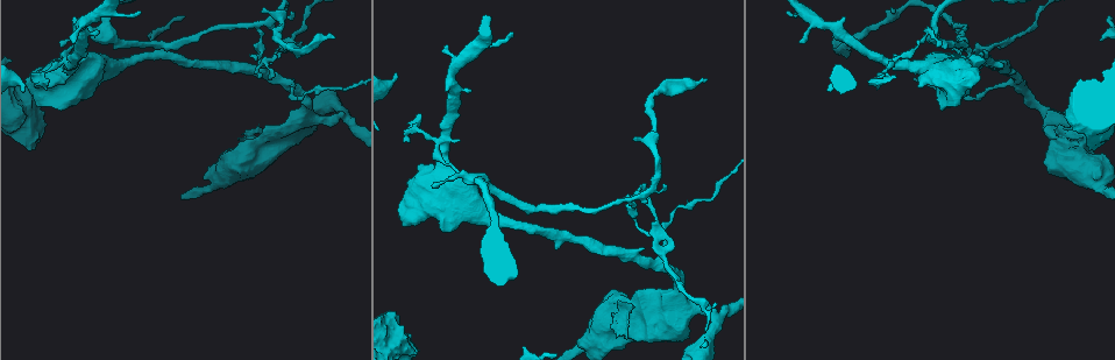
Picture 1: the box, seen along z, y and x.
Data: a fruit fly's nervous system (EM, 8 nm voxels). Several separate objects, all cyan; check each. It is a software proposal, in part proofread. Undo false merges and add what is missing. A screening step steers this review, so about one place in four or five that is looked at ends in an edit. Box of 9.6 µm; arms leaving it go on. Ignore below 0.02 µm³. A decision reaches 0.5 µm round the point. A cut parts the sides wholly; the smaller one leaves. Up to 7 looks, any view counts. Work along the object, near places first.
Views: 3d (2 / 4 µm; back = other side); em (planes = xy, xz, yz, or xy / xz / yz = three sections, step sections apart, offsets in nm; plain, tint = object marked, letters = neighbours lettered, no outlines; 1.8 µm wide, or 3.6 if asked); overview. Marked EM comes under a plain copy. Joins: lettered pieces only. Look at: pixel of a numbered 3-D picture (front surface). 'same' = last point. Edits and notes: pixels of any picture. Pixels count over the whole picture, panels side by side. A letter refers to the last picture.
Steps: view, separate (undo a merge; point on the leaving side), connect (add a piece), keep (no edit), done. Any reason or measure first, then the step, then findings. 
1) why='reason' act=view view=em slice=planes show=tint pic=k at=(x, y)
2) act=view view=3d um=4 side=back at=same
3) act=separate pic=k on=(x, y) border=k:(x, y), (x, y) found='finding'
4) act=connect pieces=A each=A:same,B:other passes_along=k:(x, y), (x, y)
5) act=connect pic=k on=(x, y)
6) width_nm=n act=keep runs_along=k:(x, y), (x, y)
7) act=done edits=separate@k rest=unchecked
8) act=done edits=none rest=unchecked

why='three-way junction' act=view view=em slice=planes show=tint pic=1 at=(339, 114)

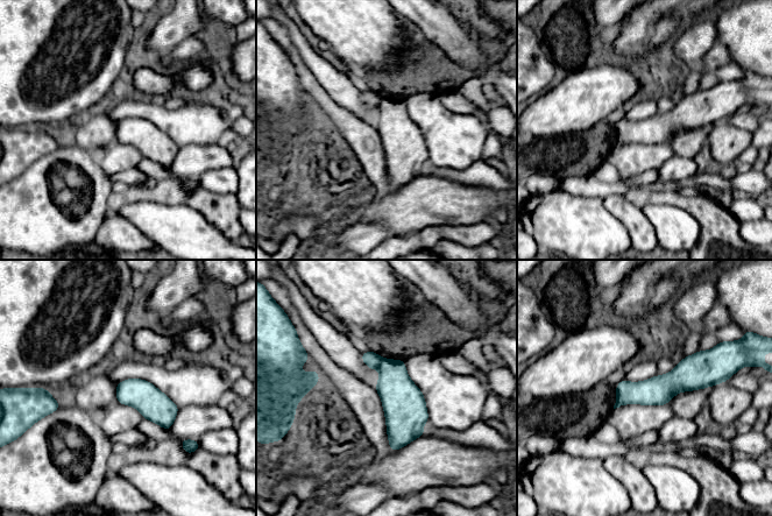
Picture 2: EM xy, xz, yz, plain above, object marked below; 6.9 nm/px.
why='see the neighbours' act=view view=em slice=planes show=letters at=same

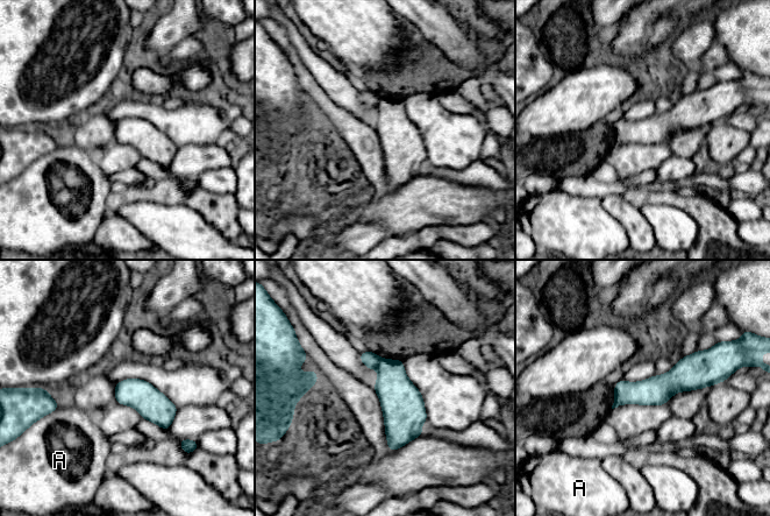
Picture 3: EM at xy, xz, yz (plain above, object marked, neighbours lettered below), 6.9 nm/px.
act=separate pic=3 on=(396, 391) each=A:other part_leaving=3:(714, 377), (617, 390) found='a second neuron is stuck on'

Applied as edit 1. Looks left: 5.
why='end of a long branch' act=view view=em slice=planes show=letters pic=1 at=(704, 81)

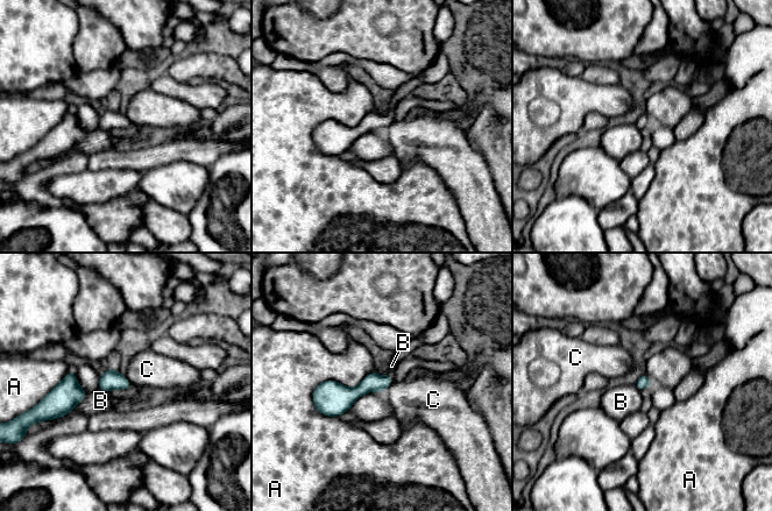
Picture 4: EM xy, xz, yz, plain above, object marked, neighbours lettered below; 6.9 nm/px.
act=keep each=A:other,B:other,C:other border=4:(392, 381), (383, 391) found='none of them fits'

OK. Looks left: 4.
act=view view=overview

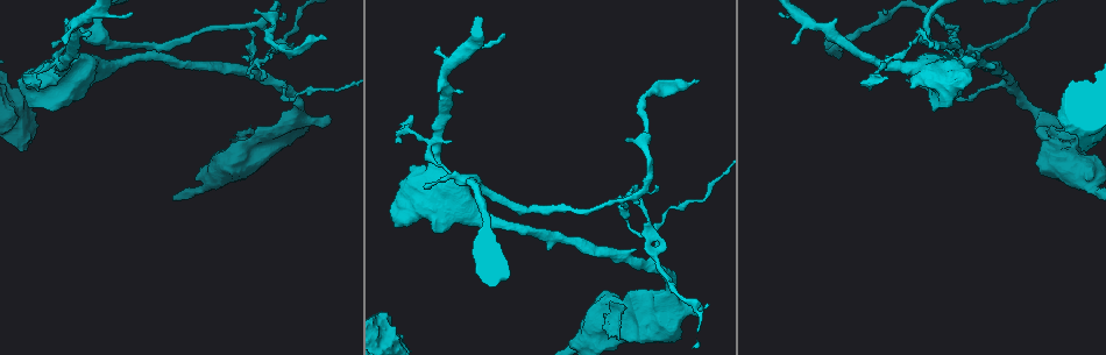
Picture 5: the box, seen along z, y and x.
why='side arm on a straight run' act=view view=3d um=2 pic=5 at=(58, 65)

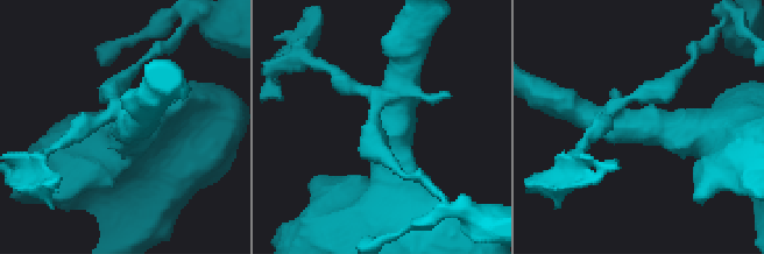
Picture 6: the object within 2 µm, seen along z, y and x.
why='now the EM' act=view view=em slice=planes show=tint pic=6 at=(662, 121)

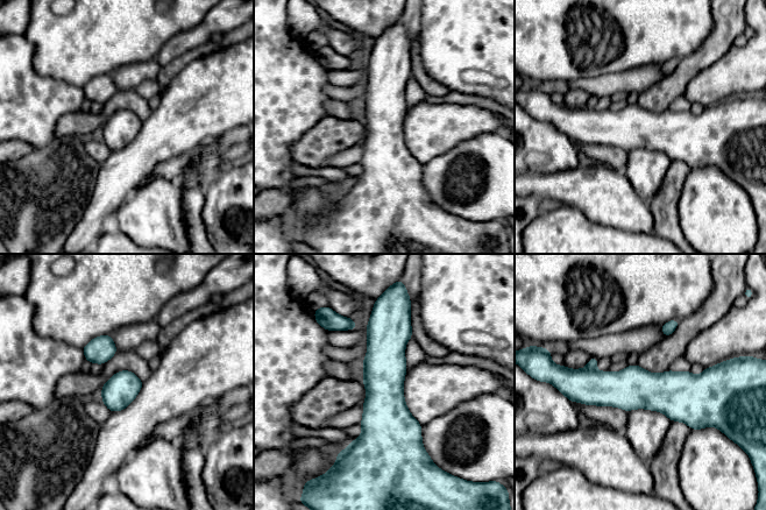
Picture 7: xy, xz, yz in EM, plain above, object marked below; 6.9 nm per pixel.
why='see the neighbours' act=view view=em slice=planes show=letters at=same

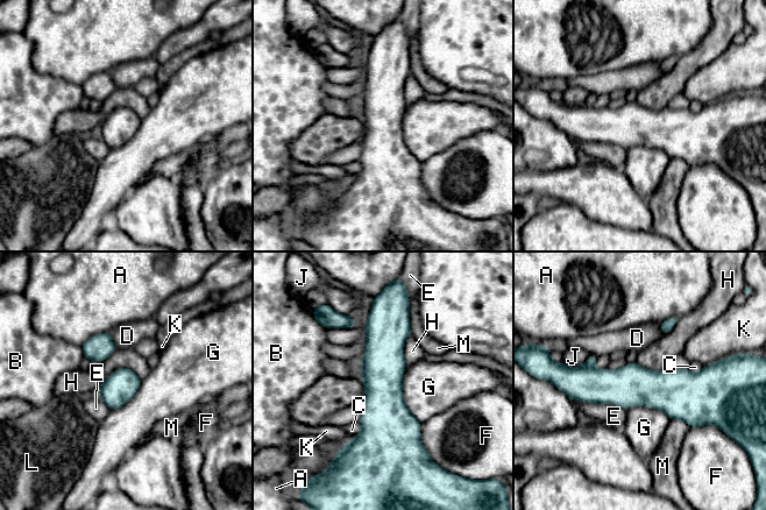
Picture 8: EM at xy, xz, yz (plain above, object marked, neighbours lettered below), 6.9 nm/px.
act=separate pic=8 on=(591, 360) each=A:other,B:other,C:other,D:other,E:other,F:other,G:other,H:other,J:other,K:other,L:other,M:other border=8:(584, 365), (593, 368) found='a second neuron is stuck on'

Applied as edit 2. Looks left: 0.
act=done edits=separate@3,separate@8 rest=unchecked

